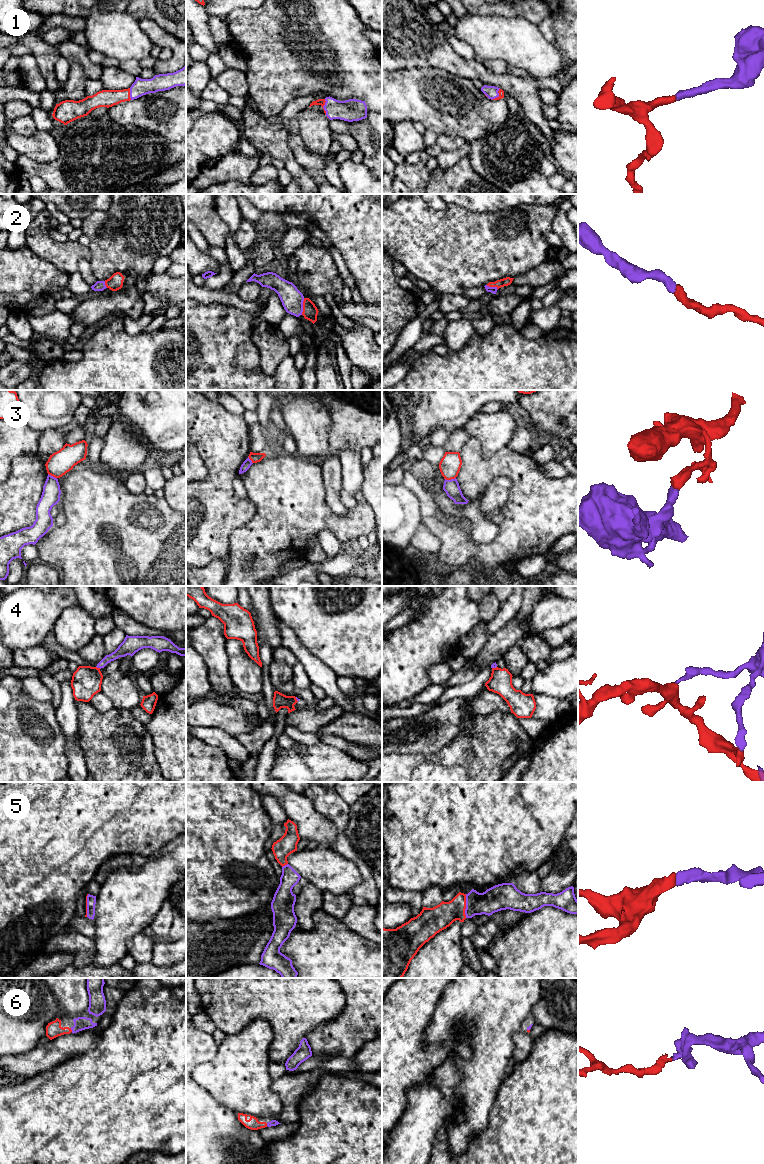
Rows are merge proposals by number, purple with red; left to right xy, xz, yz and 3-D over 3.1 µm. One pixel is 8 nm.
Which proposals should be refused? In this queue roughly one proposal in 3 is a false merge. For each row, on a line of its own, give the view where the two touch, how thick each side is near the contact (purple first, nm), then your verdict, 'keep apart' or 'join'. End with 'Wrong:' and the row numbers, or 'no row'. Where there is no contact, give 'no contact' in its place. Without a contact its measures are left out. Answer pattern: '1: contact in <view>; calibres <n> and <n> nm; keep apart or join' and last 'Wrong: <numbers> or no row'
1: contact in xz; calibres 180 and 50 nm; join
2: contact in xz; calibres 180 and 120 nm; join
3: contact in yz; calibres 120 and 170 nm; keep apart
4: contact in xy; calibres 100 and 240 nm; keep apart
5: contact in yz; calibres 200 and 200 nm; join
6: contact in xy; calibres 110 and 120 nm; join
Wrong: 3, 4

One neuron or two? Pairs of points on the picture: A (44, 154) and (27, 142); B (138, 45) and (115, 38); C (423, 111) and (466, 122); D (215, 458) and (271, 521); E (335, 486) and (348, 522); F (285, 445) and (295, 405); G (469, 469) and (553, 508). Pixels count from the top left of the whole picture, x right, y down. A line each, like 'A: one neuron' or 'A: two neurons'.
A: one neuron
B: one neuron
C: one neuron
D: two neurons
E: two neurons
F: two neurons
G: one neuron

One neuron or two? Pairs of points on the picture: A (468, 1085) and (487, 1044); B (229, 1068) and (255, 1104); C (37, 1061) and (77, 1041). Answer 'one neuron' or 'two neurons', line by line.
A: one neuron
B: one neuron
C: one neuron

